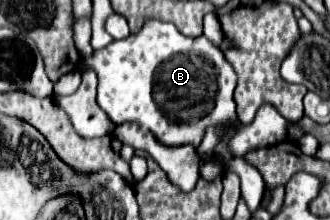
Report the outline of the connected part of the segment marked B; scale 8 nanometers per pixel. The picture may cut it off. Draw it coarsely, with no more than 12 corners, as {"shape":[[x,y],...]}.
{"shape":[[148,20],[84,56],[114,124],[168,146],[238,132],[236,72],[206,36]]}

